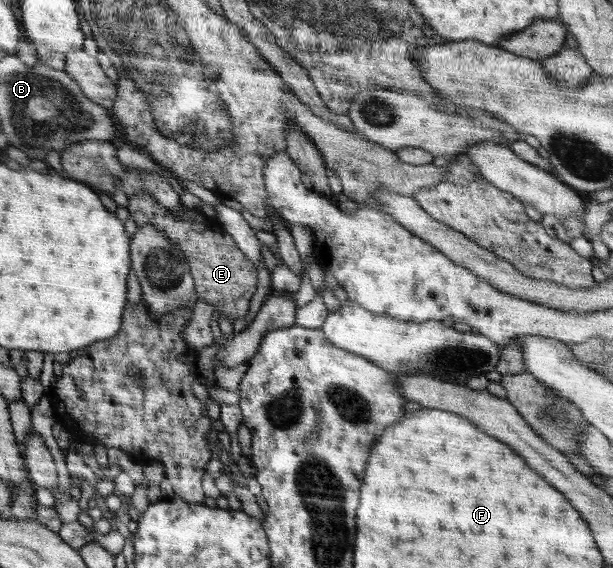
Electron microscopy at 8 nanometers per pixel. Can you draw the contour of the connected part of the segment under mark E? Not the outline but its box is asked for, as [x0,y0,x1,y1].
[126,190,257,322]

